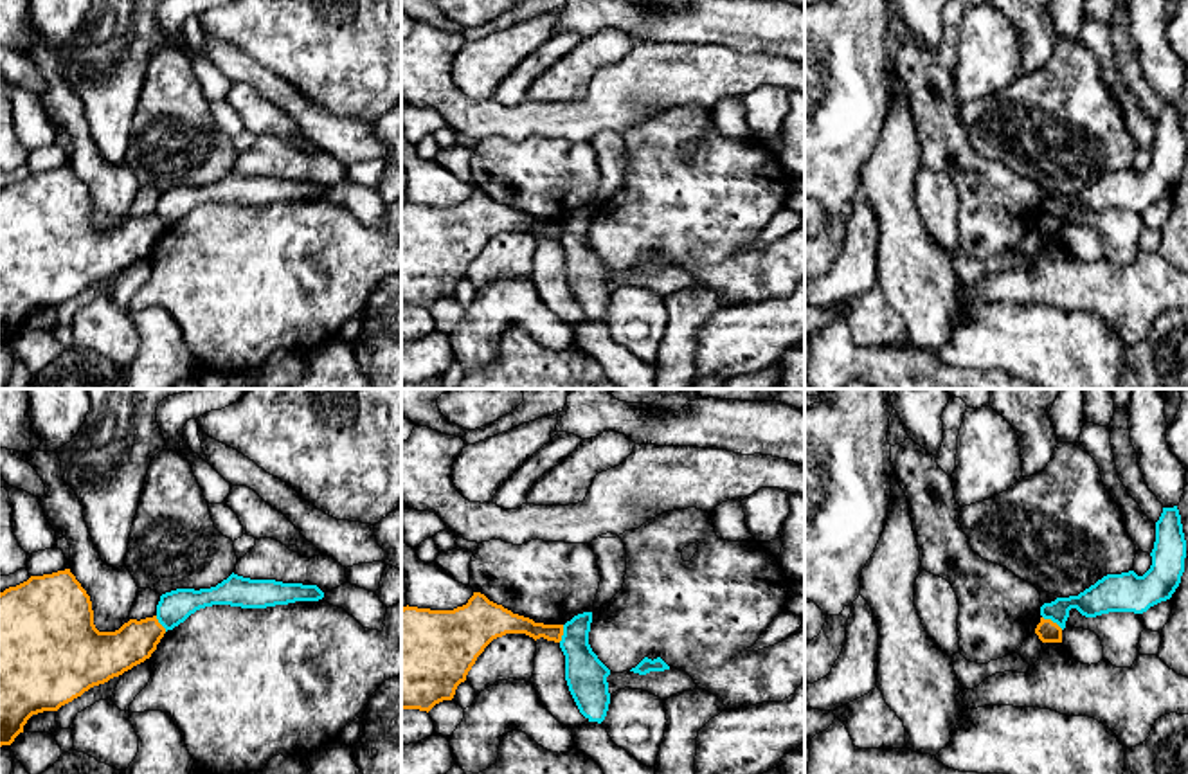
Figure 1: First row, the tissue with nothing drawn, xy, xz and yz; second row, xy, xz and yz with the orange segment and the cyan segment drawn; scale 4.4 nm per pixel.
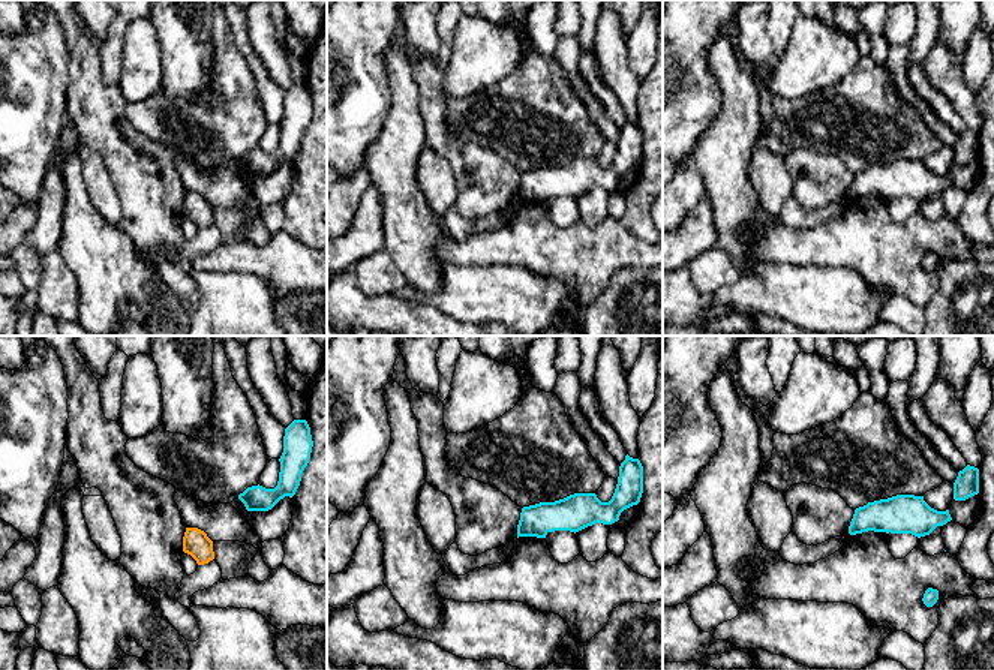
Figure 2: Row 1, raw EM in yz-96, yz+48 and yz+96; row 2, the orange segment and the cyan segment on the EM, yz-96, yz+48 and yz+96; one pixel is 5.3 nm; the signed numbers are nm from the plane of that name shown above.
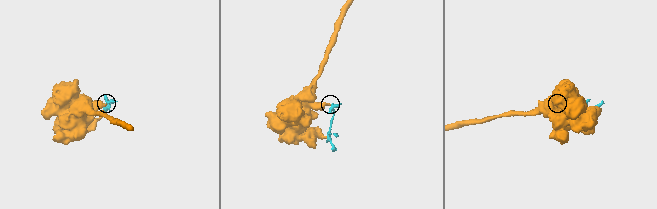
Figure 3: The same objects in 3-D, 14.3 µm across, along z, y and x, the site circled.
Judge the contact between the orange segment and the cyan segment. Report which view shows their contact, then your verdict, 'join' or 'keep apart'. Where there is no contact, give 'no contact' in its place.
yz | keep apart

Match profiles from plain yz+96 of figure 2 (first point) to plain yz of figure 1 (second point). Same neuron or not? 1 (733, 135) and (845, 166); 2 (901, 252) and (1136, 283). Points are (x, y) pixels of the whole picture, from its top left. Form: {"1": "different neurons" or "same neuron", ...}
{"1": "different neurons", "2": "same neuron"}

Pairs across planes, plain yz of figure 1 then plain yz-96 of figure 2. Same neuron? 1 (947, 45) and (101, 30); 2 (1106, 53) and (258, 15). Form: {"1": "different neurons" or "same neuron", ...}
{"1": "different neurons", "2": "different neurons"}

